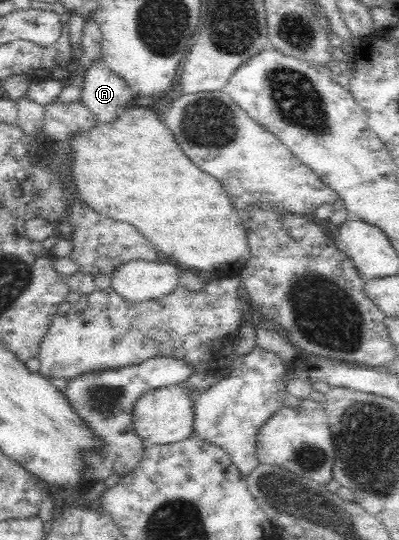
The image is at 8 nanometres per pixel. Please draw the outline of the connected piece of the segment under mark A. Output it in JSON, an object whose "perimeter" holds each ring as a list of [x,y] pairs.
{"perimeter":[[[102,56],[86,68],[80,101],[94,114],[96,121],[111,122],[117,118],[132,96],[127,83],[109,70]]]}

